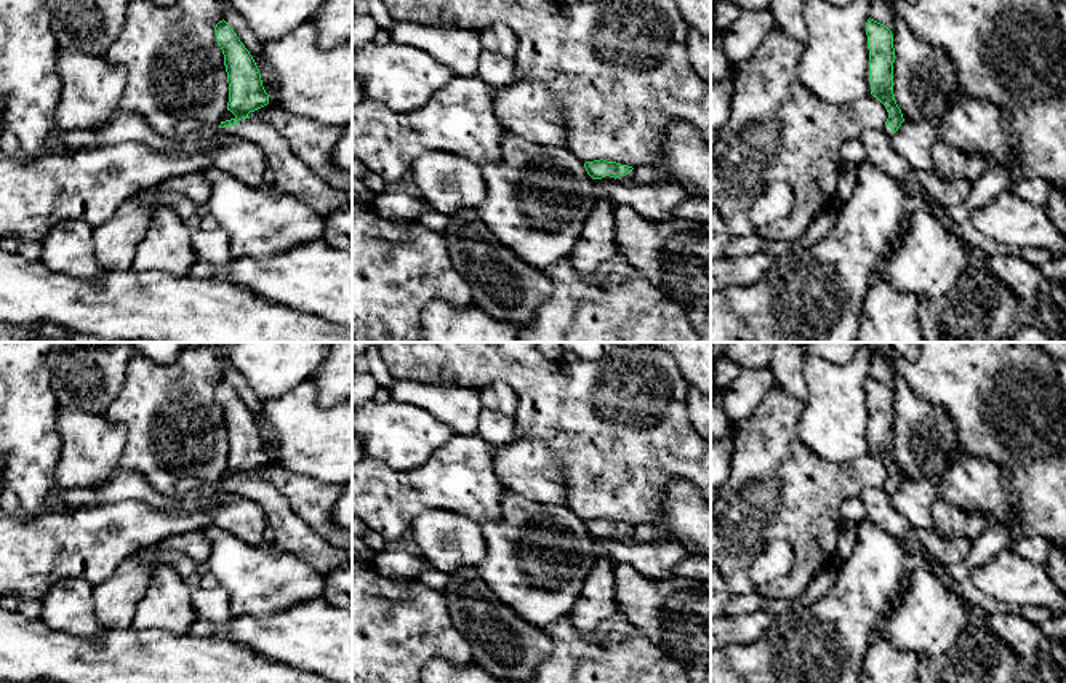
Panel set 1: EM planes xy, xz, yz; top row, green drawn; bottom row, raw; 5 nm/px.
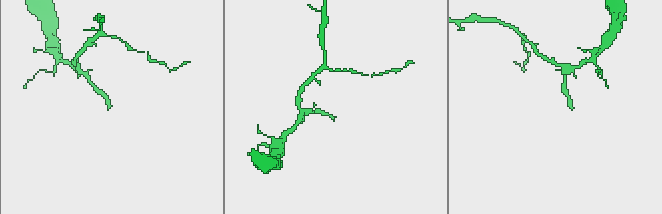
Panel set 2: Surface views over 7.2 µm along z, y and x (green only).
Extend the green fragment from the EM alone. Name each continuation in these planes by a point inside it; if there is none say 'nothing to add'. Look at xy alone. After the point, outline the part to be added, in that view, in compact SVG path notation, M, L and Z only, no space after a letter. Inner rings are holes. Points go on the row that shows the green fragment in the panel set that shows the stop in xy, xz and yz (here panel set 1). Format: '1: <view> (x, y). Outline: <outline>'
1: xy (292, 176). Outline: M242 118L235 126L222 130L254 142L275 174L274 186L283 194L296 197L317 214L327 216L331 210L349 206L346 194L309 171L269 122Z

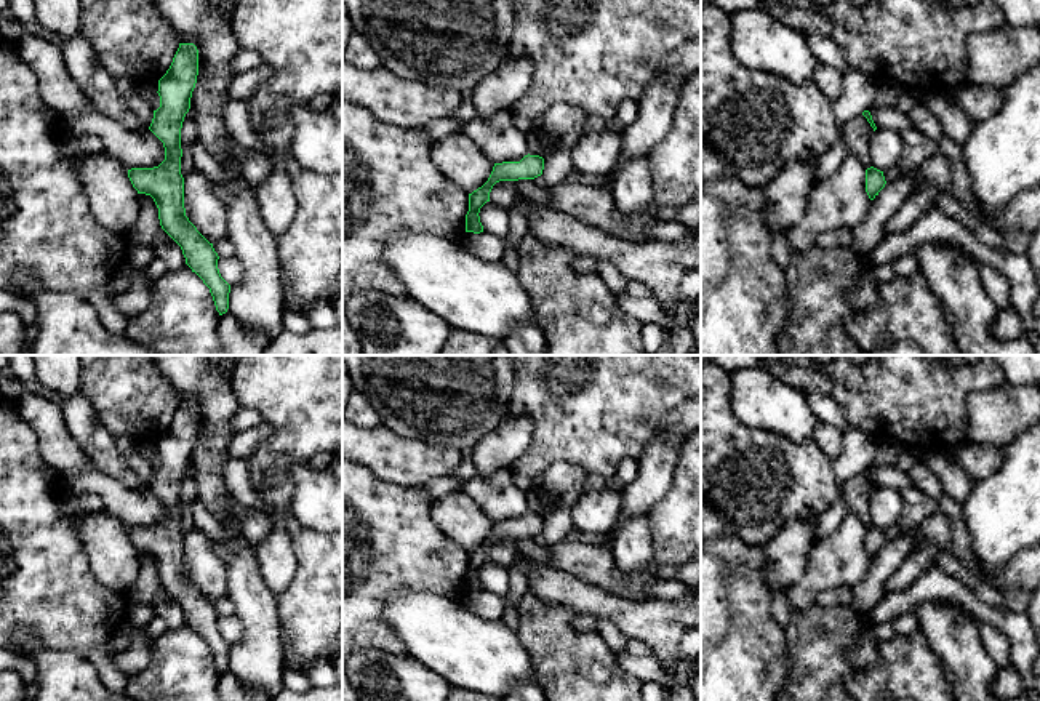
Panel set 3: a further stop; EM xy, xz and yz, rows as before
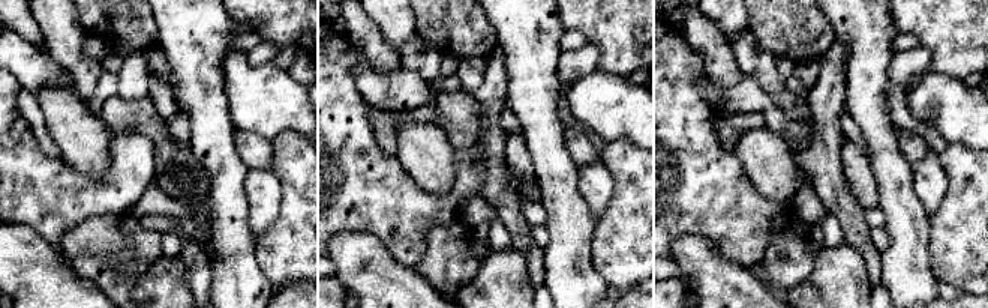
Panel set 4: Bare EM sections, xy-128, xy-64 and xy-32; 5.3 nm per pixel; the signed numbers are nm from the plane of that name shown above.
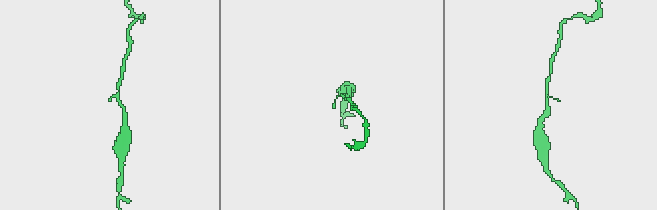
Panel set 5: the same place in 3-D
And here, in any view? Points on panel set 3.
nothing to add

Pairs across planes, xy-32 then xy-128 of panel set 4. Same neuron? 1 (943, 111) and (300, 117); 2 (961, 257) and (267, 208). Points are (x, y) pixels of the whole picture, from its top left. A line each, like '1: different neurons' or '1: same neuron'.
1: same neuron
2: different neurons

